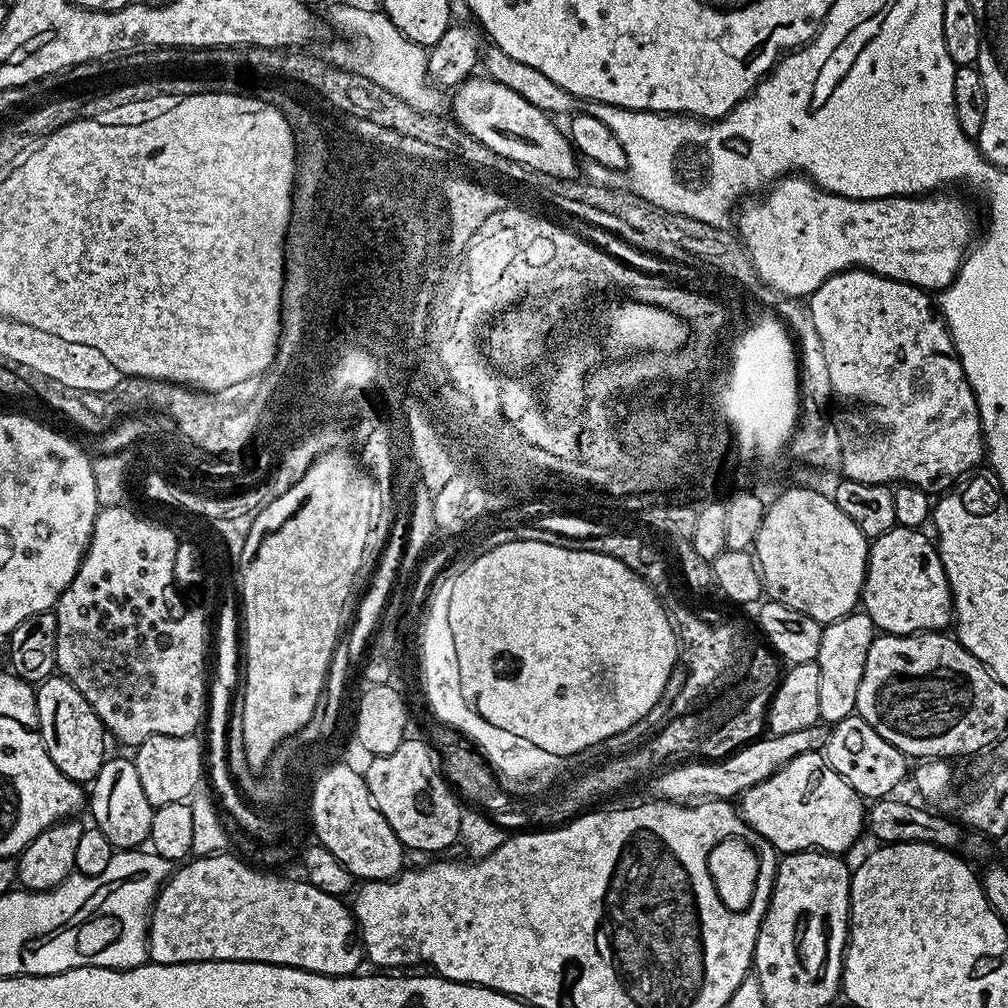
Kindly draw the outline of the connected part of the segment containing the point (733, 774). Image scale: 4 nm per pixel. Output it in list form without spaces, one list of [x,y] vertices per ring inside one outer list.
[[[824,726],[794,730],[794,734],[782,734],[781,736],[768,734],[763,738],[753,740],[750,744],[745,744],[742,748],[737,748],[731,756],[726,756],[723,760],[705,759],[700,762],[704,764],[680,764],[677,768],[662,773],[653,782],[652,788],[659,799],[673,802],[731,801],[758,782],[773,776],[778,769],[786,766],[786,762],[798,758],[798,754],[820,752],[827,741],[828,734],[829,729]]]

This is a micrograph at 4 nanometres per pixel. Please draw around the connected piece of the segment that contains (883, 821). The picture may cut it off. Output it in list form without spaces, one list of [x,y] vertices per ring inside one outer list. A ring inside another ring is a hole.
[[[885,798],[883,800],[871,801],[870,807],[866,812],[866,828],[870,833],[877,836],[881,845],[889,844],[936,844],[940,848],[947,848],[950,852],[963,853],[965,857],[984,856],[988,852],[987,835],[975,830],[965,829],[959,823],[955,824],[952,820],[947,820],[944,816],[939,816],[936,810],[929,810],[927,807],[919,808],[916,804],[907,804],[904,800],[897,798]],[[932,811],[932,812],[927,812]],[[961,848],[961,849],[960,849]]]

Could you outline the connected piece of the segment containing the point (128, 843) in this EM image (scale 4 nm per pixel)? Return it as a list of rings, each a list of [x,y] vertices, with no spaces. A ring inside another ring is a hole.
[[[105,759],[98,770],[96,779],[90,784],[90,808],[94,827],[102,830],[106,838],[116,850],[136,850],[149,843],[150,822],[153,806],[142,791],[142,782],[138,782],[138,770],[131,759]]]

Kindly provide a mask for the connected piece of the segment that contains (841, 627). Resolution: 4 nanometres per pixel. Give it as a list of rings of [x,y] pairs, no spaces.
[[[854,610],[842,618],[823,625],[822,642],[818,642],[818,654],[814,662],[818,666],[818,714],[825,725],[837,724],[842,722],[842,718],[855,713],[858,686],[862,686],[862,674],[866,670],[866,654],[870,654],[870,646],[876,641],[877,635],[876,623],[863,610]]]

